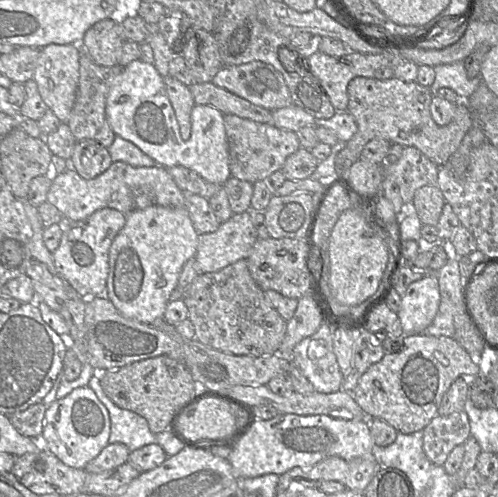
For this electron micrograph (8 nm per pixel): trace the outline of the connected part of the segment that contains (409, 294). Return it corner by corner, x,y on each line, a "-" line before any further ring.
425,274
417,281
412,282
401,297
401,302
396,312
405,336
423,334
432,323
440,305
440,291
435,274

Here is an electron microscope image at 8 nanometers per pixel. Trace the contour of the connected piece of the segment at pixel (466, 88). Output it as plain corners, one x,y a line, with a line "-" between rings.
458,61
434,66
434,71
435,79
430,86
434,95
440,88
450,88
462,98
468,98
480,83
476,78
469,78
464,64

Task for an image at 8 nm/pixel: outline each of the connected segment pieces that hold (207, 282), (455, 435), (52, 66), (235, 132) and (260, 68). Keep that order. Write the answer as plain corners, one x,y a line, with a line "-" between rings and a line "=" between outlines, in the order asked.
239,260
210,273
199,274
184,290
183,302
194,326
195,339
224,353
246,356
270,356
280,347
287,321
269,304
253,280
246,260
=
464,411
436,416
422,431
423,451
437,466
442,466
453,448
471,436
469,419
=
49,44
40,49
33,80
40,97
61,123
67,123
76,100
81,52
79,44
=
226,114
224,126
228,141
230,174
238,180
252,184
280,170
288,156
301,147
294,131
278,128
272,124
257,123
236,115
=
264,62
225,66
211,83
271,111
292,105
283,76

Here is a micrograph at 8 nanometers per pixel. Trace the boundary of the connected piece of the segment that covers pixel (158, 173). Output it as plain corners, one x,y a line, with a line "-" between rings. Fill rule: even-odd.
113,162
105,172
93,179
82,178
73,169
51,176
53,180
46,202
55,206
69,222
82,221
104,208
124,214
149,206
185,209
184,192
177,187
167,168
161,165
133,167
125,162

